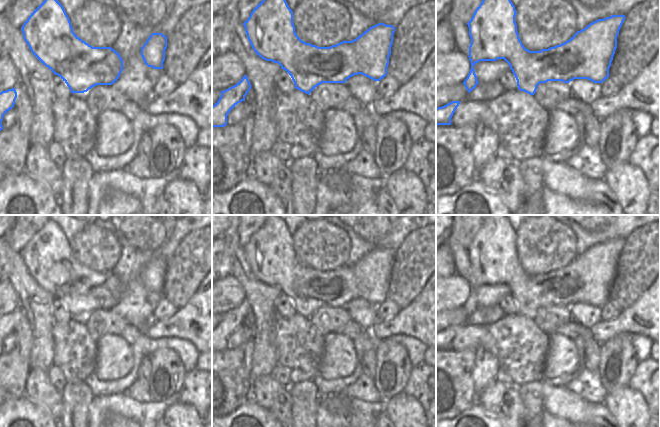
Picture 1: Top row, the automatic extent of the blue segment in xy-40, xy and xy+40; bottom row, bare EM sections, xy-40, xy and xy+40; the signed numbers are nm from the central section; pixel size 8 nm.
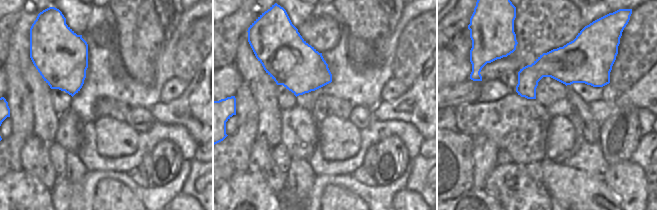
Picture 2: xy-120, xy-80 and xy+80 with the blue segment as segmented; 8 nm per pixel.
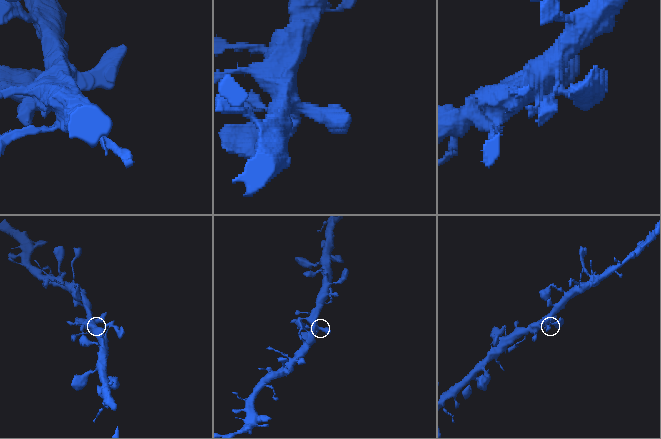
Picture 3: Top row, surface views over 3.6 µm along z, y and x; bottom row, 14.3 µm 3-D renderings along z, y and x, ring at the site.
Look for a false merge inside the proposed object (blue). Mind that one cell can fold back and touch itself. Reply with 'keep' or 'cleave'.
keep

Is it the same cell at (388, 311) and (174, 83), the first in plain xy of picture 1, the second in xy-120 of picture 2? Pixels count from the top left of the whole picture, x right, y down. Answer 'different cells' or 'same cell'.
same cell

